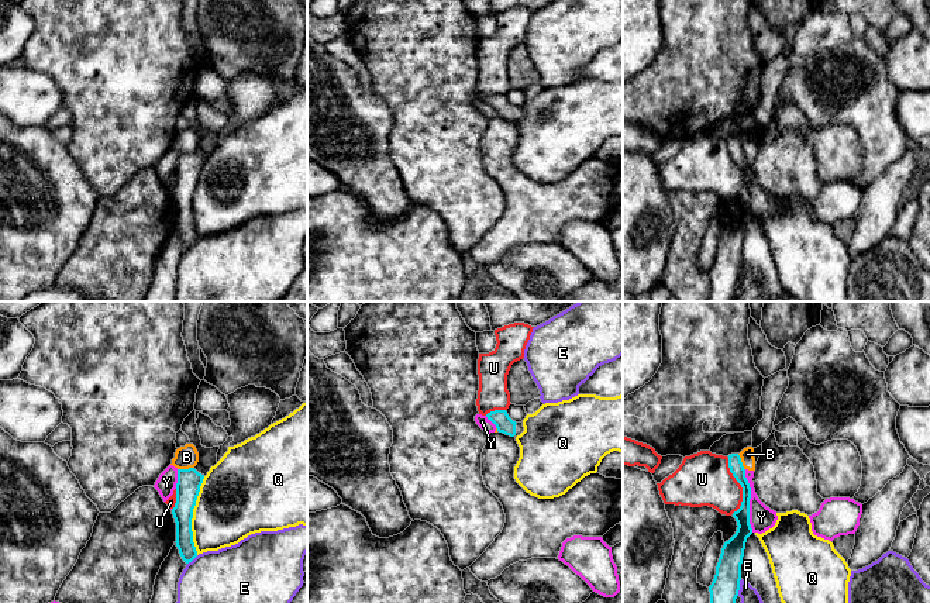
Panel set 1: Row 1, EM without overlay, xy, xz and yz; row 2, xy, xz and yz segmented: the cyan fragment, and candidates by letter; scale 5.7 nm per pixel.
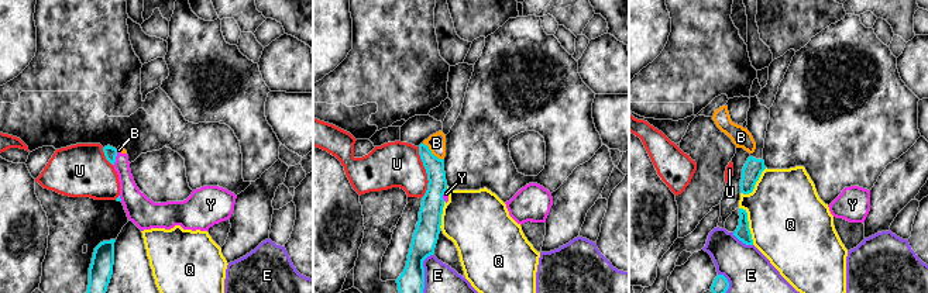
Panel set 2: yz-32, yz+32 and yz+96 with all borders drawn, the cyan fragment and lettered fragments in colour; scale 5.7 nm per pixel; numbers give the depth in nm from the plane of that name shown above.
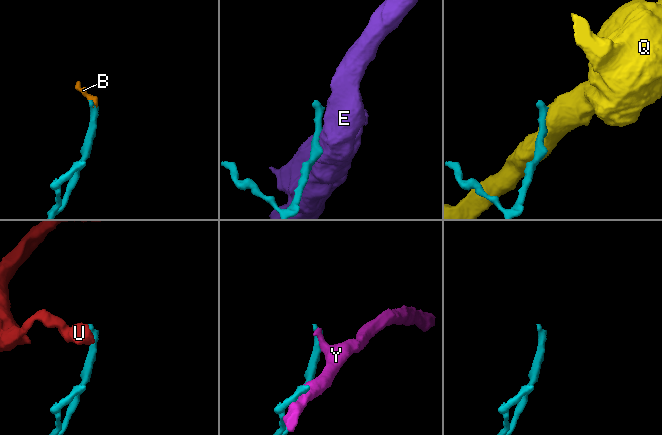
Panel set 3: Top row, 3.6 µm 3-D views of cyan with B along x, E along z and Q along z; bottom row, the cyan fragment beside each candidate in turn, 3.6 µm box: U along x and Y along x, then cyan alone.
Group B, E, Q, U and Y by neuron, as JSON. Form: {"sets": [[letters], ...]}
{"sets": [["B", "Y"], ["E"], ["Q"], ["U"]]}

